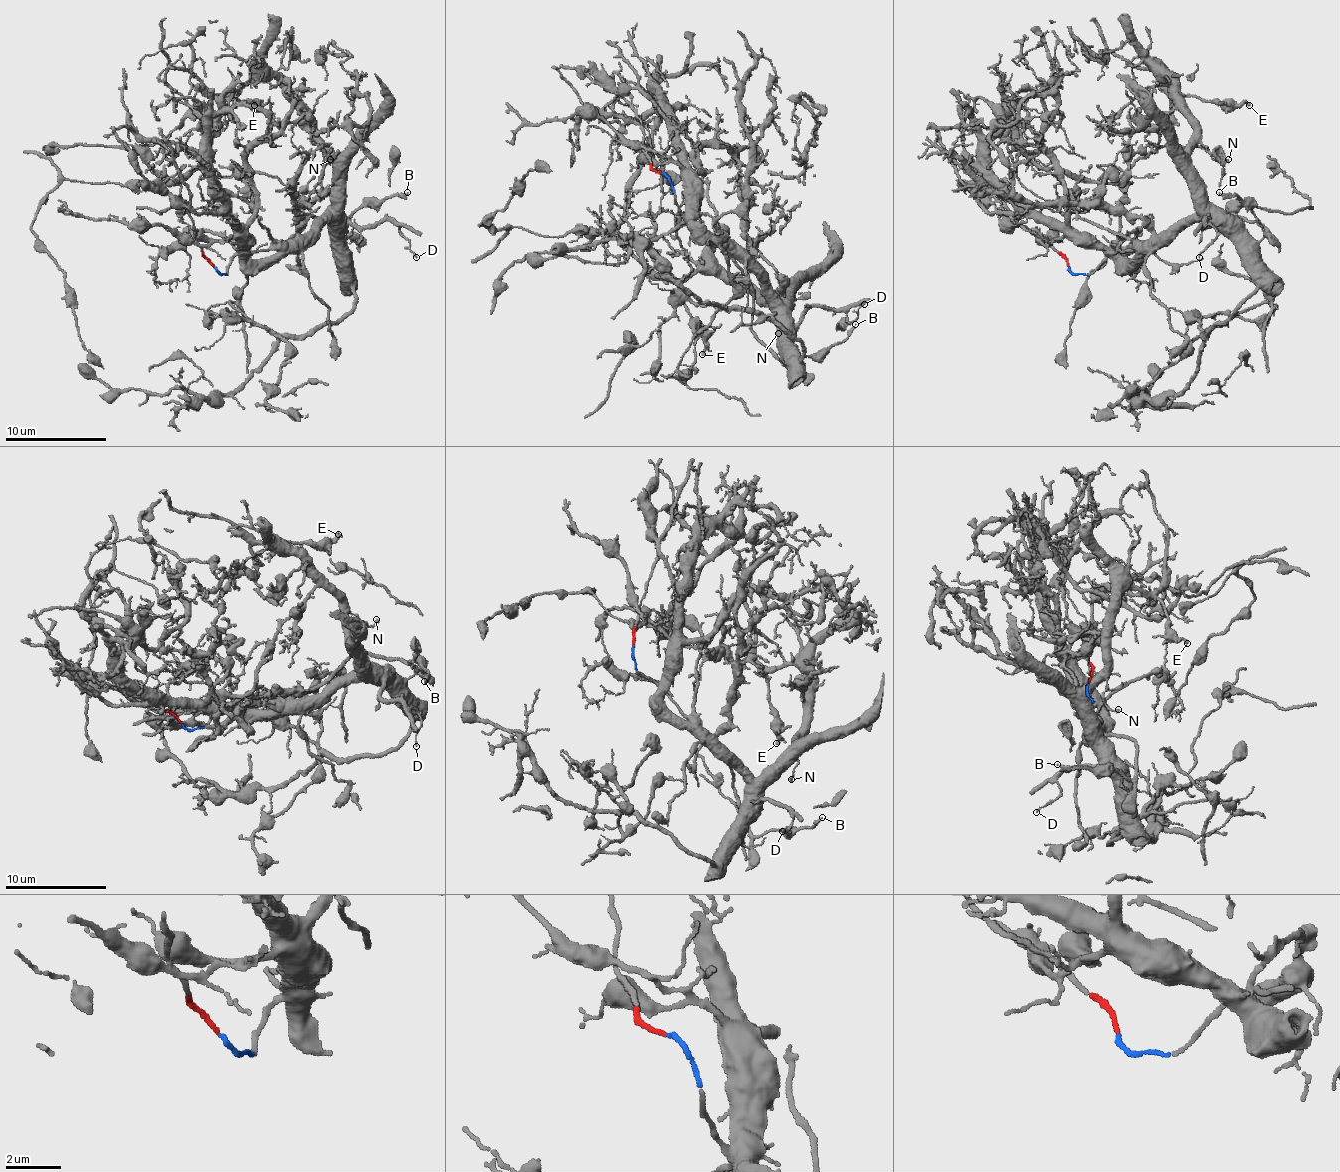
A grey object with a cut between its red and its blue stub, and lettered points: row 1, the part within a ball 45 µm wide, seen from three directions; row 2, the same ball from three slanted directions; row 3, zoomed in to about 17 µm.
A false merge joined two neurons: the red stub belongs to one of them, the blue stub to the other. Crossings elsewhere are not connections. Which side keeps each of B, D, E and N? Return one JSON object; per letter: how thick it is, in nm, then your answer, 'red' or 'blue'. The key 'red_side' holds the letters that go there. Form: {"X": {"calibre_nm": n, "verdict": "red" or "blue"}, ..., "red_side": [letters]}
{"B": {"calibre_nm": 200, "verdict": "blue"}, "D": {"calibre_nm": 100, "verdict": "red"}, "E": {"calibre_nm": 140, "verdict": "red"}, "N": {"calibre_nm": 140, "verdict": "red"}, "red_side": ["D", "E", "N"]}

